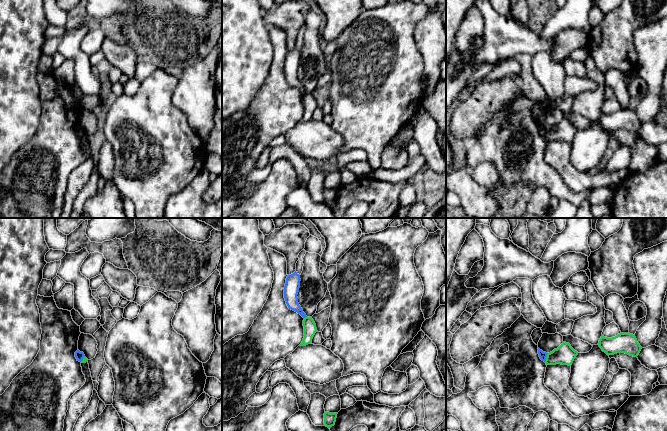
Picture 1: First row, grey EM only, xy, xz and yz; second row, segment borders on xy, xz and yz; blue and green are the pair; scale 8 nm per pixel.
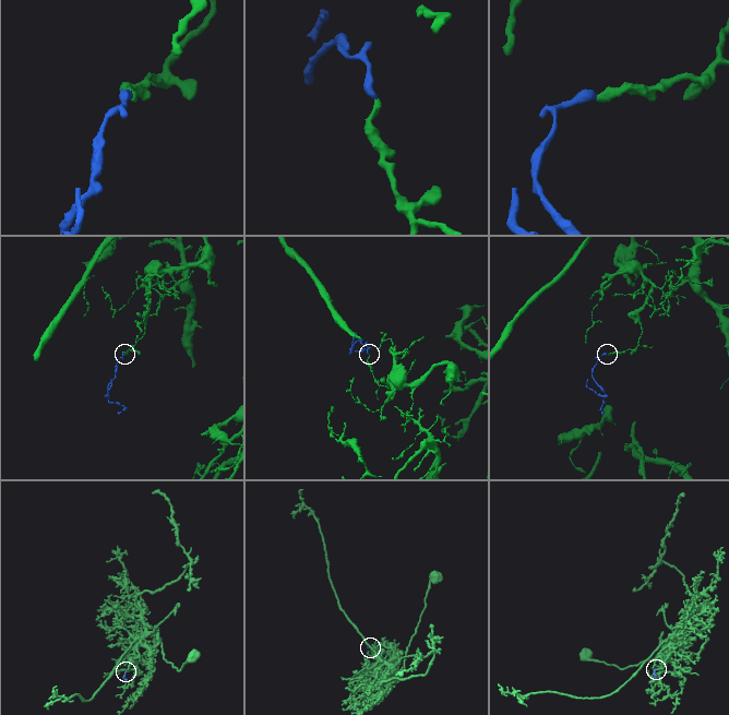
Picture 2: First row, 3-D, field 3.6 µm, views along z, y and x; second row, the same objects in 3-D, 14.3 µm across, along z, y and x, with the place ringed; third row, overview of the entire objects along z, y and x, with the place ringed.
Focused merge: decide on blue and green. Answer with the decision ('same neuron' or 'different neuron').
different neuron

